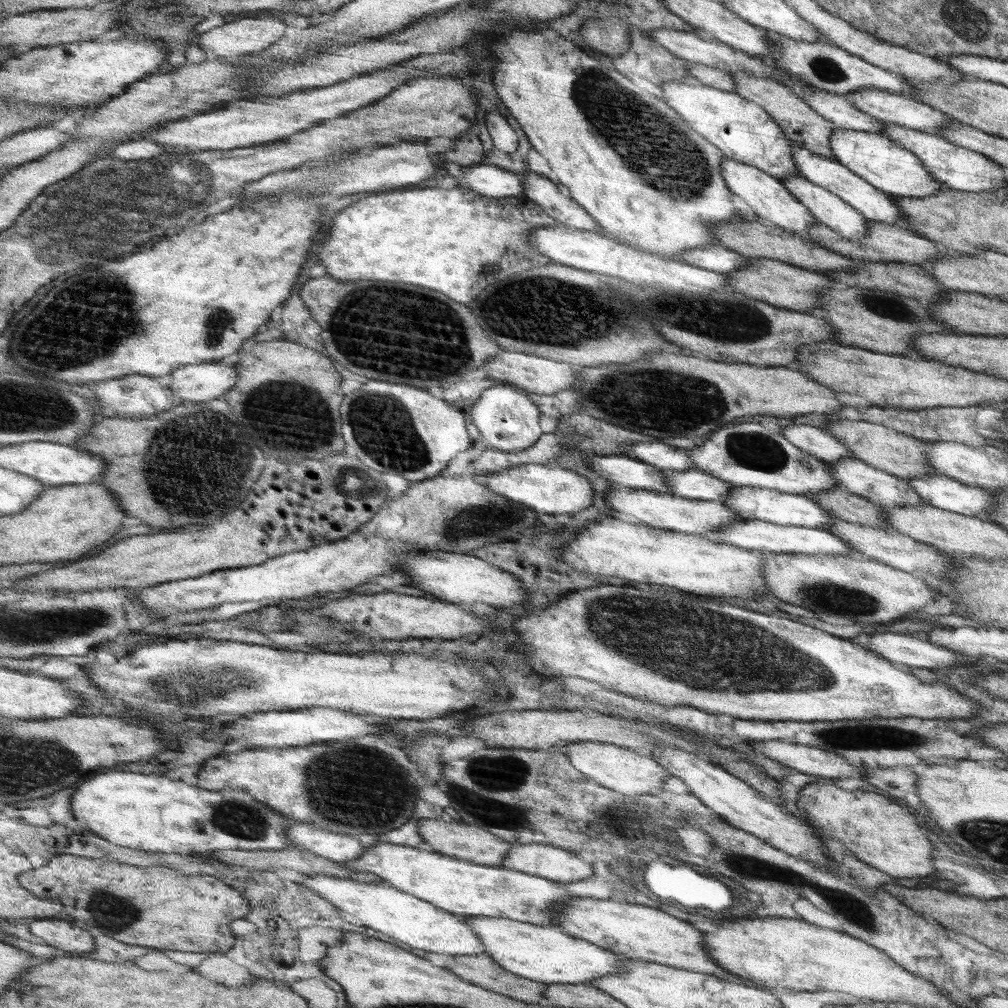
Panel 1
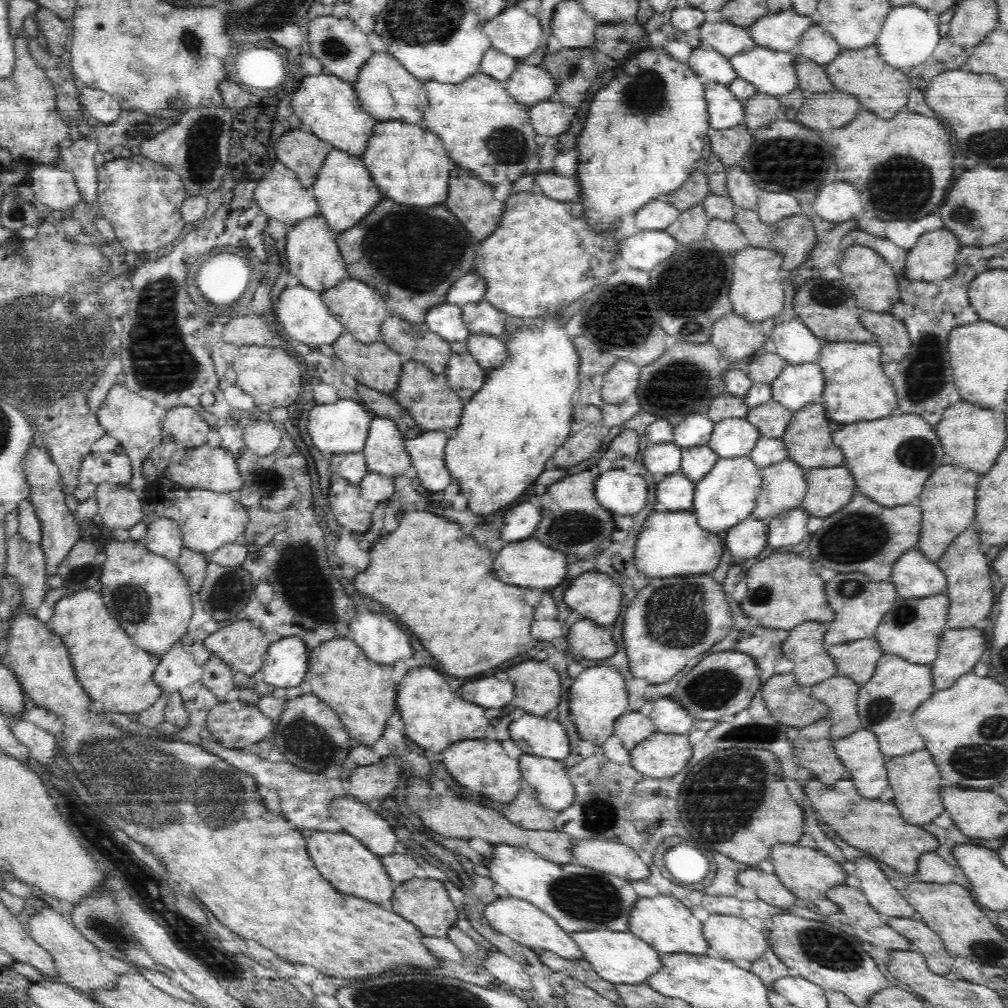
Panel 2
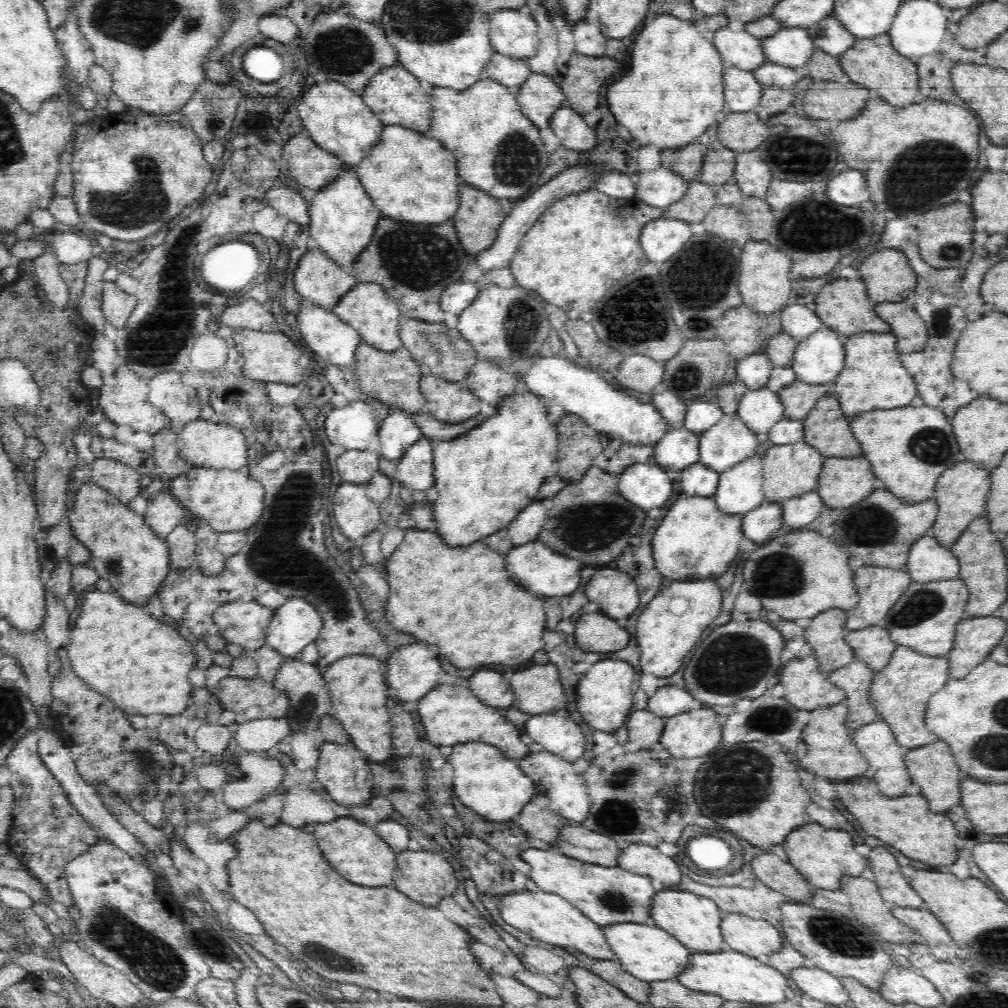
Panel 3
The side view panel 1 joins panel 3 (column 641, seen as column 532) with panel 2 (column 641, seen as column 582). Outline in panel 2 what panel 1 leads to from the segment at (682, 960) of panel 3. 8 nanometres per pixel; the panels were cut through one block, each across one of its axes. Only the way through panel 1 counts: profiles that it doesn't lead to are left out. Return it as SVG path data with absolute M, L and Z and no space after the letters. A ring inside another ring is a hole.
M609 928L586 929L585 931L571 932L570 937L580 947L583 959L592 965L594 972L614 984L646 982L662 964L663 955L630 931L618 932Z

